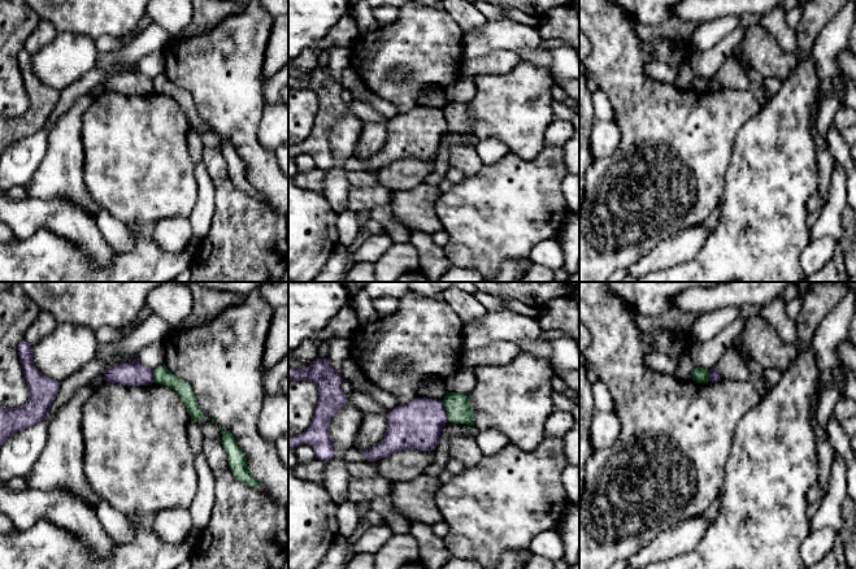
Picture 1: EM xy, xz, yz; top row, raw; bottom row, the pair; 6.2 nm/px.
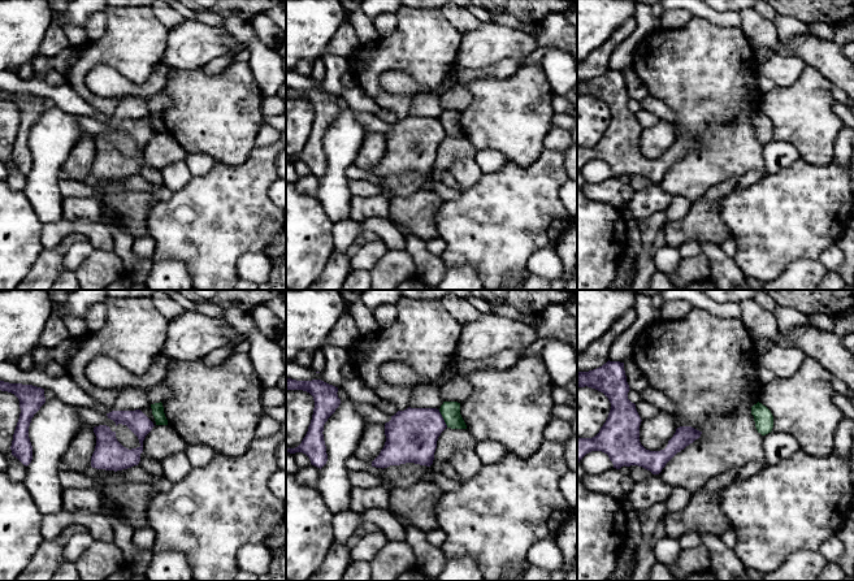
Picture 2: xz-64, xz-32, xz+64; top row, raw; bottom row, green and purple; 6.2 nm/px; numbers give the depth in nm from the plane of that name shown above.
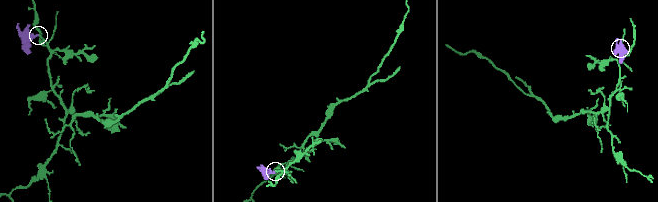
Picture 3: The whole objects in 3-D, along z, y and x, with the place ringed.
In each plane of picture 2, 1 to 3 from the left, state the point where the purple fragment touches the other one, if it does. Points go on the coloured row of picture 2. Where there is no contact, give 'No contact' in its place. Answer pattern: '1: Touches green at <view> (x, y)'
1: No contact
2: Touches green at xz-32 (443, 419)
3: No contact

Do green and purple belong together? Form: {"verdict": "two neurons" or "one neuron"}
{"verdict": "two neurons"}

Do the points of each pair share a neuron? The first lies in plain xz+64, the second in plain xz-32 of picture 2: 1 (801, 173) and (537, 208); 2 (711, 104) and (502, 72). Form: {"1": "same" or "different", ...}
{"1": "same", "2": "different"}

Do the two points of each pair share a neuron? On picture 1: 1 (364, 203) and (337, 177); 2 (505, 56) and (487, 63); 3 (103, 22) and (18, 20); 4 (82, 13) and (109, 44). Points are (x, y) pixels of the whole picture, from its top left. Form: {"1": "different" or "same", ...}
{"1": "different", "2": "same", "3": "different", "4": "different"}

